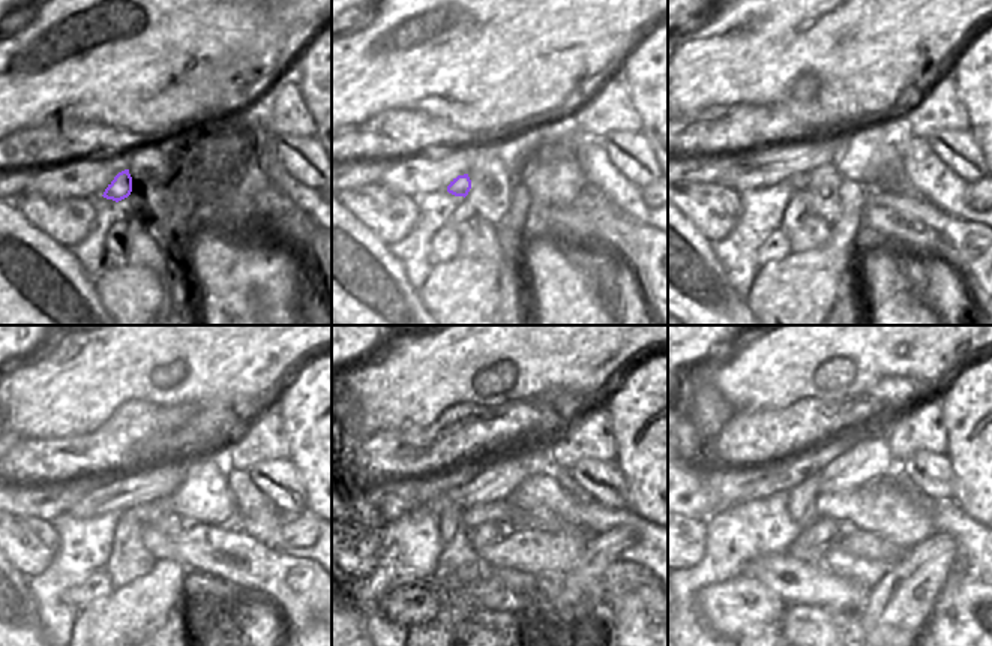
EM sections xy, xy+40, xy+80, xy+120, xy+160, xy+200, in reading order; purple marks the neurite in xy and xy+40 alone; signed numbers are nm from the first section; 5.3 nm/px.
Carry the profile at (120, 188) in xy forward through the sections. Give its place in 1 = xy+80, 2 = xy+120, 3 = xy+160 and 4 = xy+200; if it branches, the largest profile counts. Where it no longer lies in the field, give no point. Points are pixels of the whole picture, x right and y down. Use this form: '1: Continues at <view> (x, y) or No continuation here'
1: Continues at xy+80 (797, 182)
2: Continues at xy+120 (152, 511)
3: Continues at xy+160 (476, 516)
4: Continues at xy+200 (893, 510)

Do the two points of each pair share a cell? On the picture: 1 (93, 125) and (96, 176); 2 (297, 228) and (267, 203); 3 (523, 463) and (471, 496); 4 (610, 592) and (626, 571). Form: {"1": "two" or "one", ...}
{"1": "two", "2": "one", "3": "one", "4": "one"}

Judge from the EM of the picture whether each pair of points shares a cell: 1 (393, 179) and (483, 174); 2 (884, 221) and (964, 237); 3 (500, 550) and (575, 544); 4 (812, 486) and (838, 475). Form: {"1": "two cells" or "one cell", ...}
{"1": "two cells", "2": "one cell", "3": "one cell", "4": "two cells"}

